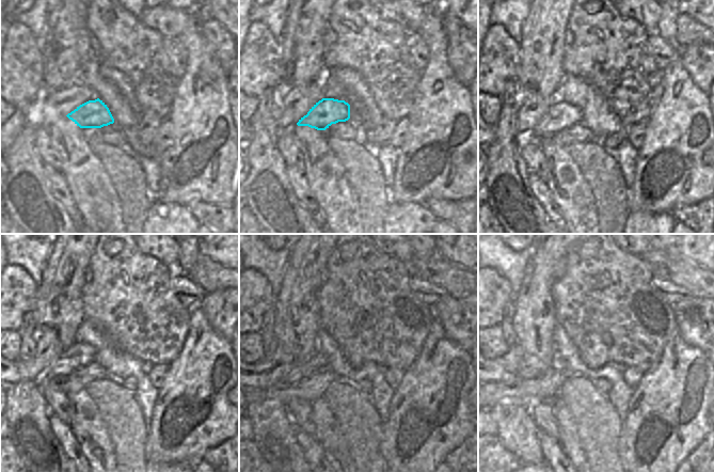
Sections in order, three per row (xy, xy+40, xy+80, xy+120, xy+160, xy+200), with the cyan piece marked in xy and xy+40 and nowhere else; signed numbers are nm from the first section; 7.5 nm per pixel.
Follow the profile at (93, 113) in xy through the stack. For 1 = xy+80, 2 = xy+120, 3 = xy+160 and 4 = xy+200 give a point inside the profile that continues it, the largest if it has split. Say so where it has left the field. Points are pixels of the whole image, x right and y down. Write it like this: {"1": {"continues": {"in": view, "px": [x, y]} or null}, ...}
{"1": {"continues": {"in": "xy+80", "px": [560, 115]}}, "2": {"continues": {"in": "xy+120", "px": [80, 355]}}, "3": {"continues": {"in": "xy+160", "px": [317, 362]}}, "4": {"continues": {"in": "xy+200", "px": [525, 373]}}}

